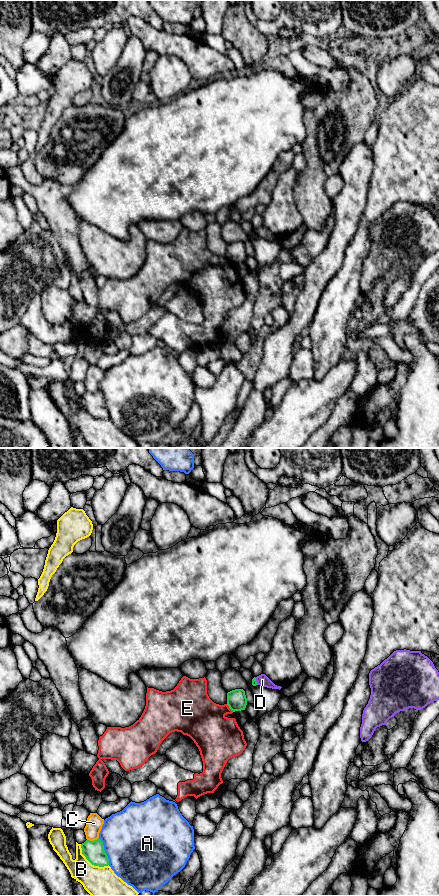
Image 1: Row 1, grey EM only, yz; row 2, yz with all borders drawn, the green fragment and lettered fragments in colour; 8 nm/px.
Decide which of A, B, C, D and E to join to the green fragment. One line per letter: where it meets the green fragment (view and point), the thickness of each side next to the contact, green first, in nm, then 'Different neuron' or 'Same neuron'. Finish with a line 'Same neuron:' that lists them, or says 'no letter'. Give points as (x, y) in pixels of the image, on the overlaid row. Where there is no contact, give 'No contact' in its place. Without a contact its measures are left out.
A: Touches green at yz (104, 851). Thickness 160 nm (green) against 480 nm. Different neuron
B: Touches green at yz (90, 862). Thickness 160 nm (green) against 280 nm. Different neuron
C: Touches green at yz (92, 841). Thickness 160 nm (green) against 140 nm. Different neuron
D: Touches green at yz (256, 681). Thickness 50 nm (green) against 90 nm. Different neuron
E: Touches green at yz (230, 708). Thickness 160 nm (green) against 340 nm. Different neuron
Same neuron: no letter

